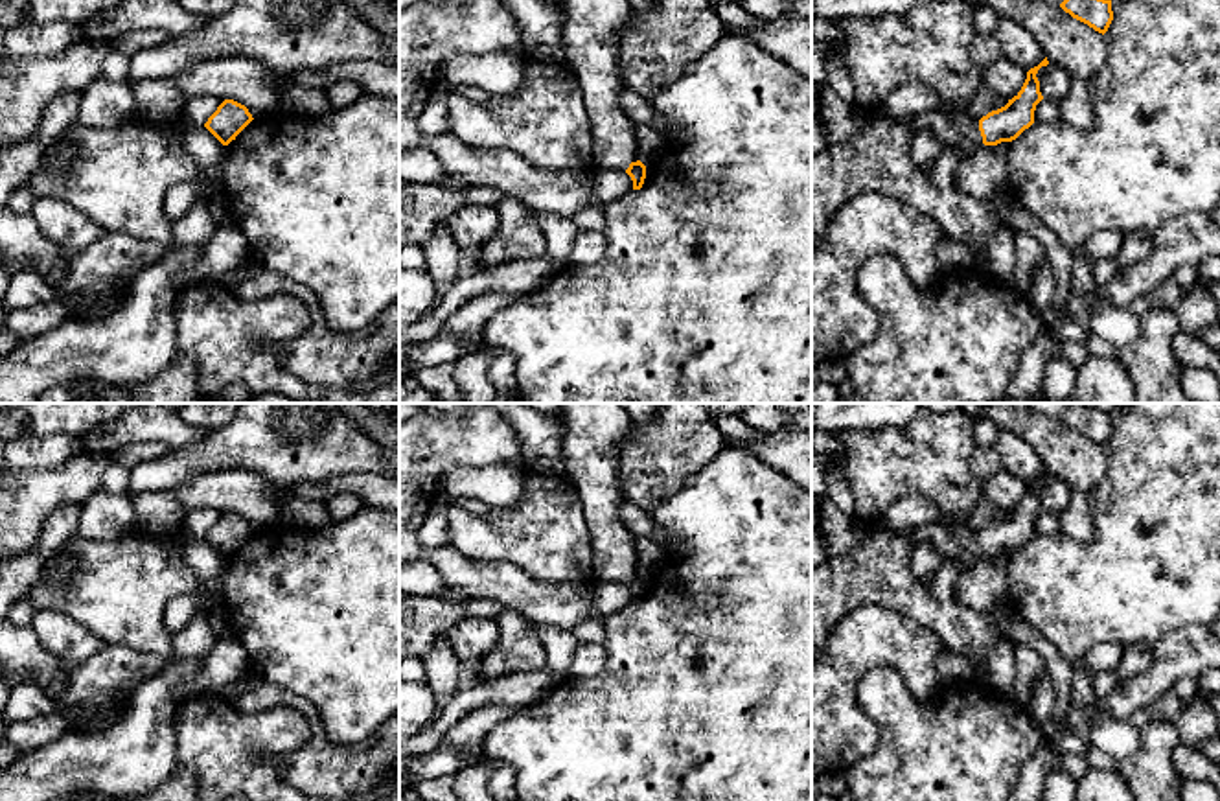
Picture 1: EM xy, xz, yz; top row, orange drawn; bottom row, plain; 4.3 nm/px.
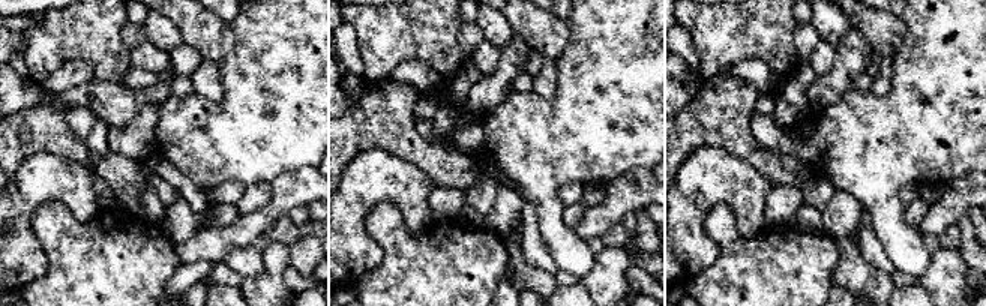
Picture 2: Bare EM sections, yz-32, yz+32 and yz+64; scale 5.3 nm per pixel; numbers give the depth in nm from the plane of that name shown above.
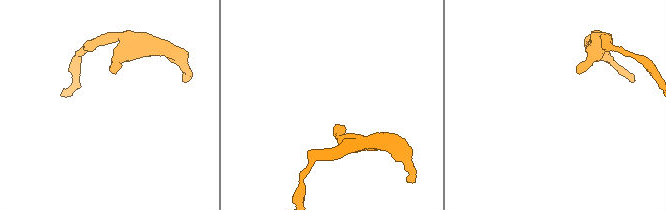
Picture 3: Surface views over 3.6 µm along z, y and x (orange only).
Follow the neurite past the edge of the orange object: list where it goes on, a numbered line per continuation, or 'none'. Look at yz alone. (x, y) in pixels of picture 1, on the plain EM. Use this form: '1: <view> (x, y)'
1: yz (954, 540)

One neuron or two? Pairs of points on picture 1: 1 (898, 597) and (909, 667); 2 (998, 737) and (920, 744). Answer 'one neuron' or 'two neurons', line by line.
1: two neurons
2: one neuron

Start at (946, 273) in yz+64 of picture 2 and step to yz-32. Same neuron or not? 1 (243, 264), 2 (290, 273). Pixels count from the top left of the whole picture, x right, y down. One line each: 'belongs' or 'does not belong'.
1: does not belong
2: does not belong

